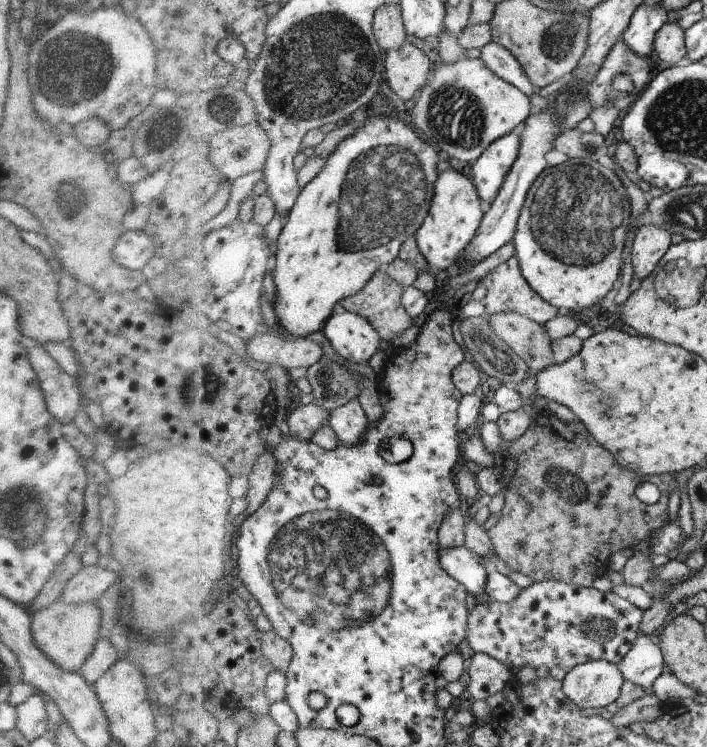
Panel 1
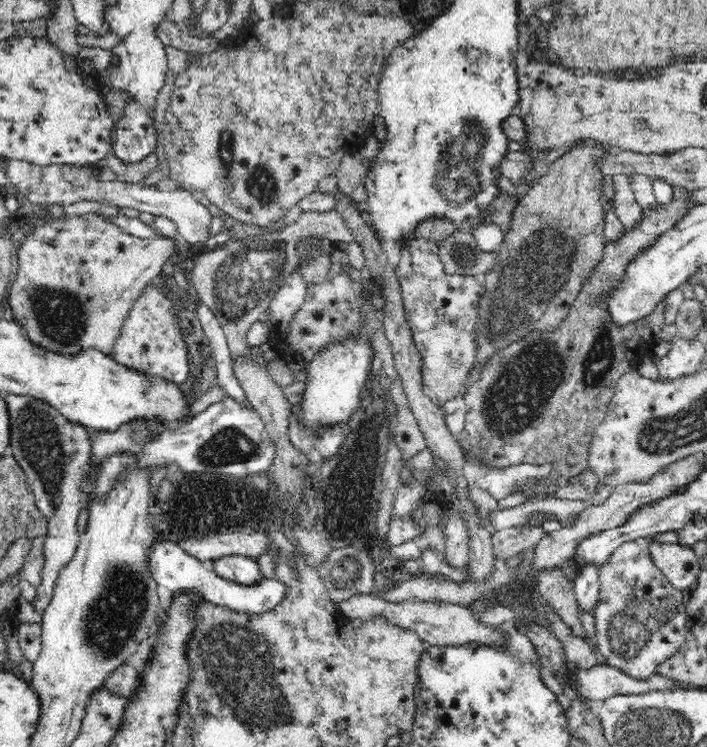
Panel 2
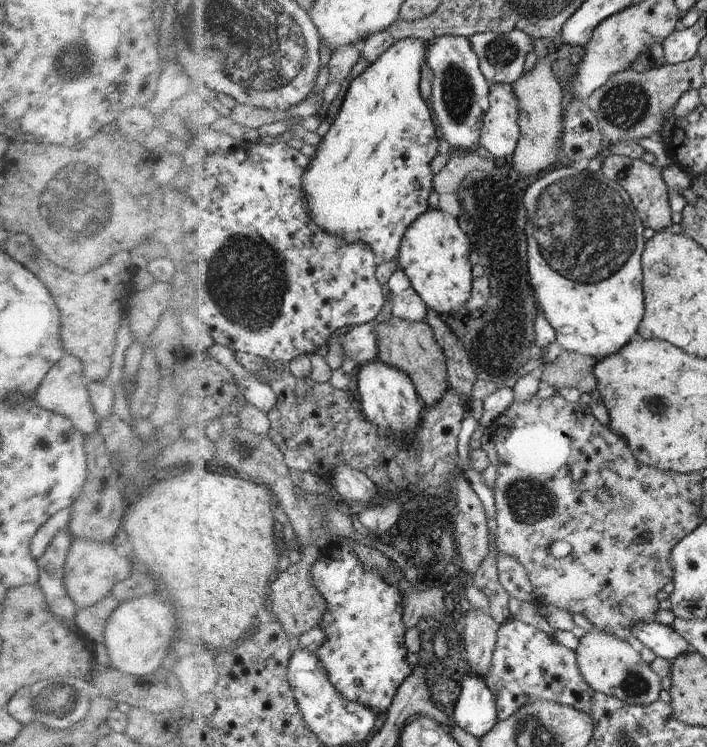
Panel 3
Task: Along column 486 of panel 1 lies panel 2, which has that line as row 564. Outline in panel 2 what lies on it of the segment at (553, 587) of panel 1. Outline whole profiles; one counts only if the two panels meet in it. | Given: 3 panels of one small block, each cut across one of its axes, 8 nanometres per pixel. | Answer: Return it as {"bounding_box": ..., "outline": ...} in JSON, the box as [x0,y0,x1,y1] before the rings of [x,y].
{"bounding_box":[594,538,687,679],"outline":[[[639,538],[624,542],[599,566],[601,593],[598,606],[594,608],[596,629],[595,643],[606,662],[628,677],[647,679],[657,673],[658,664],[672,657],[683,646],[687,631],[684,594],[667,582],[664,574],[654,565],[648,549],[649,539]]]}

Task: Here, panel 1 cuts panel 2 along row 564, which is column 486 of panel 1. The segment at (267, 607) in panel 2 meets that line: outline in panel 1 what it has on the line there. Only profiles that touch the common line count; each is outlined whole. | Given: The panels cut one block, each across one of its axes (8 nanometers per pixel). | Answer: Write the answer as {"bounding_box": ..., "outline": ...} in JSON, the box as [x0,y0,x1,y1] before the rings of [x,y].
{"bounding_box":[472,130,521,206],"outline":[[[519,130],[498,138],[477,159],[472,168],[472,178],[477,184],[478,195],[486,206],[491,206],[498,195],[506,176],[518,158],[521,147]]]}

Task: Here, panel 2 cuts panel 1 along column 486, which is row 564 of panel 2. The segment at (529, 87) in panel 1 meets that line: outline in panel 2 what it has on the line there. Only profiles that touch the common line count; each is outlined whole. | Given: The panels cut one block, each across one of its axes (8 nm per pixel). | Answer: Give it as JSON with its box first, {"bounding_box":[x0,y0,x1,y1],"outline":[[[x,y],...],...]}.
{"bounding_box":[5,394,92,612],"outline":[[[8,394],[5,398],[10,419],[10,450],[27,476],[27,483],[34,493],[38,510],[48,521],[44,536],[44,570],[42,582],[31,603],[42,612],[50,605],[59,575],[78,546],[78,516],[82,512],[82,496],[79,486],[83,474],[90,467],[92,443],[85,426],[68,421],[53,406],[33,396]]]}

